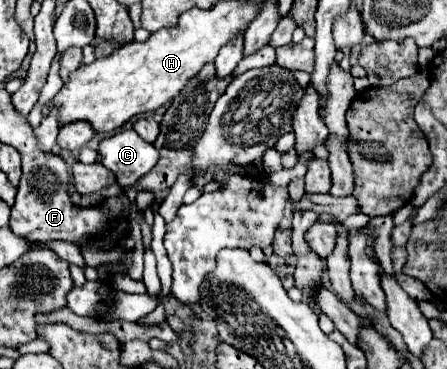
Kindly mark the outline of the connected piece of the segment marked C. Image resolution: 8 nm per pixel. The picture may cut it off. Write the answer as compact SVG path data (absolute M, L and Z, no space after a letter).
M122 130L122 132L116 132L114 136L108 136L108 138L104 138L102 142L100 142L100 148L98 148L98 152L100 152L100 162L108 168L108 170L112 170L114 174L116 174L116 182L126 190L126 196L130 198L130 202L132 202L132 208L130 208L130 218L134 218L134 220L138 220L140 224L142 224L142 236L144 236L144 244L150 248L150 244L152 244L152 234L150 234L150 228L146 226L146 222L144 222L144 218L140 216L140 214L136 214L136 206L134 206L134 198L136 198L136 190L134 190L134 182L138 180L138 178L142 178L142 174L146 174L150 168L154 168L154 162L158 160L158 150L154 148L154 144L150 144L150 142L144 142L134 130Z

